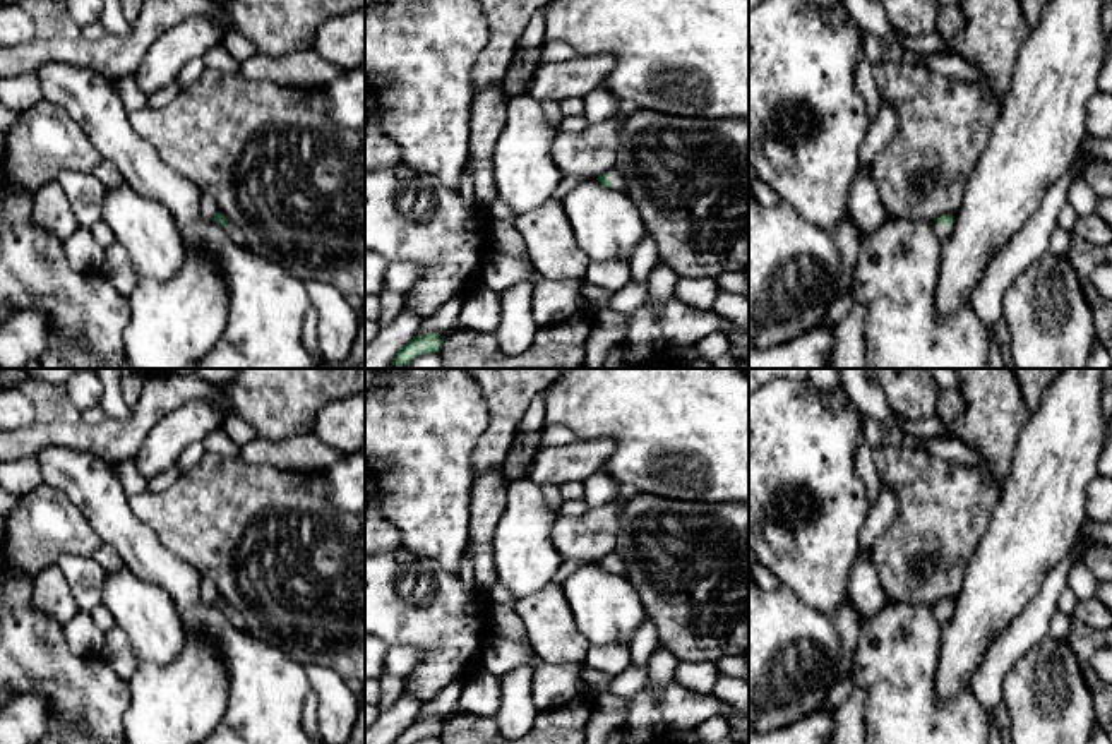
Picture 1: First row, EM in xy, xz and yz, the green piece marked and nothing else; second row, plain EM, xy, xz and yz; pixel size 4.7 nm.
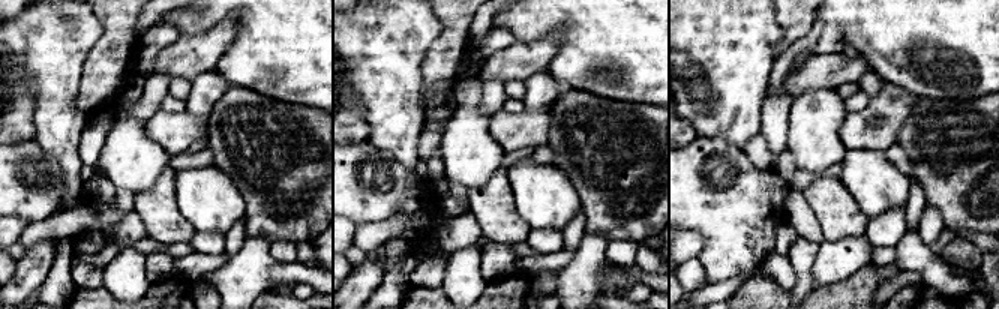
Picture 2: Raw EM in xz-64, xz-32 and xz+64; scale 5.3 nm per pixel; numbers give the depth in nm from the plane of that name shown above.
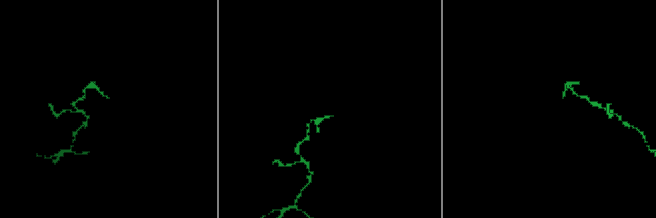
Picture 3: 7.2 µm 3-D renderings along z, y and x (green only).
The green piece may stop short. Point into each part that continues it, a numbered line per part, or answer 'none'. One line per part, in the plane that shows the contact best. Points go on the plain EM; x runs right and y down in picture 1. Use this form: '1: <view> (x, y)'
1: xz (615, 561)

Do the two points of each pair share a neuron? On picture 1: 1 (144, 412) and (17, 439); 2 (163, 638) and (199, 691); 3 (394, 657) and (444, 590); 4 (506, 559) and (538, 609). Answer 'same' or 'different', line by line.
1: same
2: different
3: different
4: different

